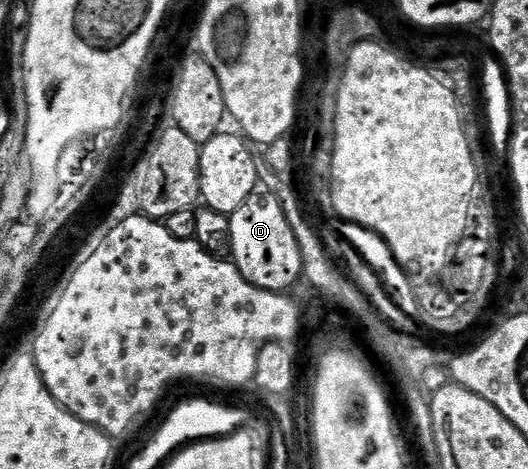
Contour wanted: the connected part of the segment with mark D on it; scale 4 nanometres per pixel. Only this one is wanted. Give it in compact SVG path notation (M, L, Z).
M265 191L252 193L238 211L229 216L231 260L251 285L285 292L301 278L301 250L294 231L276 197Z

